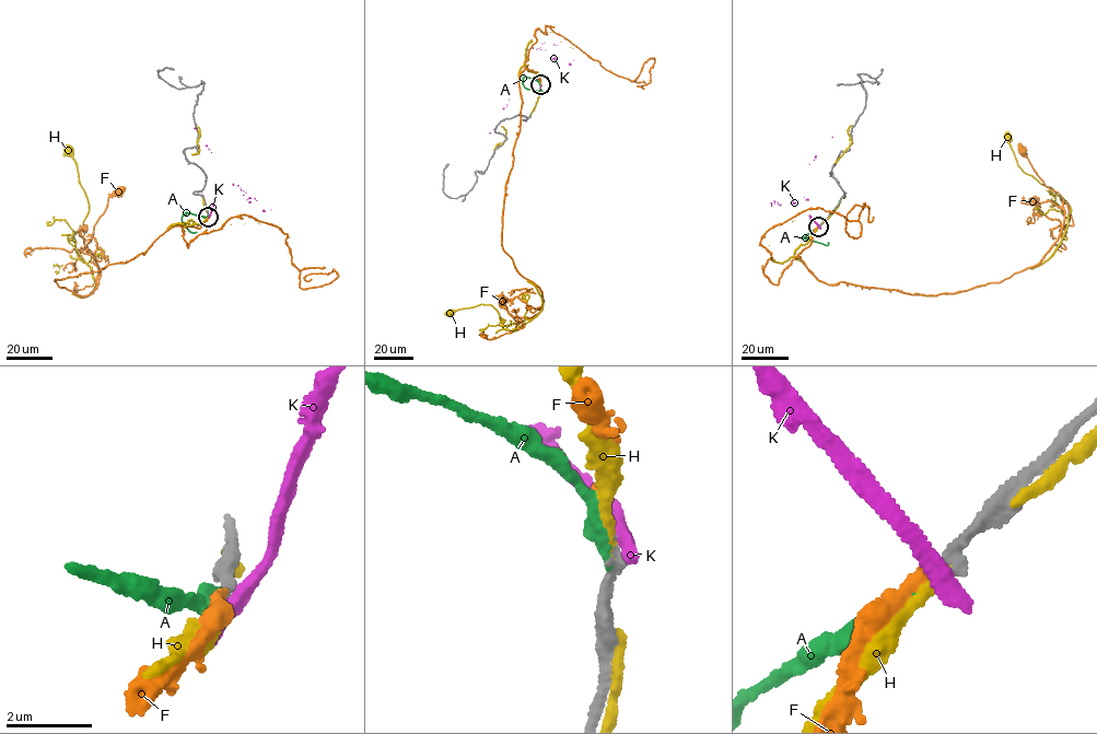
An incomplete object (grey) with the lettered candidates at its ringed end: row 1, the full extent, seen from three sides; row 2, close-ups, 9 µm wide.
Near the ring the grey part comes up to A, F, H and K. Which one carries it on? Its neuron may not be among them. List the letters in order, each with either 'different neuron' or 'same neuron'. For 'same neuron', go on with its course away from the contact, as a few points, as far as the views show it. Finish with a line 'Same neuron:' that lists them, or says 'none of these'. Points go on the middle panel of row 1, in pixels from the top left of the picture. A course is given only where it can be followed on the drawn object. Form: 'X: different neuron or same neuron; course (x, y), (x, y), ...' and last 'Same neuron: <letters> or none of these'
A: different neuron
F: same neuron; course (540, 84), (537, 72), (521, 74), (501, 230), (541, 307), (517, 324), (504, 299)
H: different neuron
K: different neuron
Same neuron: F

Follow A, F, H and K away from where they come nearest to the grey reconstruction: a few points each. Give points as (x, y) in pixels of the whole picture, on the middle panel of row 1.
A: (540, 85), (533, 79), (523, 78), (523, 85), (527, 89), (543, 90)
F: (540, 84), (537, 72), (521, 74), (501, 230), (541, 307), (517, 324), (504, 299)
H: (540, 85), (536, 73), (521, 69), (526, 280), (541, 309), (513, 331), (490, 304), (451, 312)
K: (540, 85), (536, 80), (503, 108), (490, 132)

